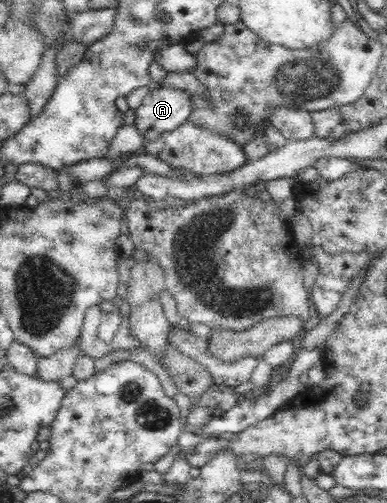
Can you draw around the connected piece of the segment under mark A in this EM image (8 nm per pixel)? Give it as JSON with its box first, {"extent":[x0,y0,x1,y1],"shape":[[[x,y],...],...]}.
{"extent":[134,87,191,145],"shape":[[[172,87],[154,88],[146,94],[141,105],[134,109],[134,126],[138,135],[142,137],[143,145],[147,139],[148,141],[155,141],[163,133],[175,131],[179,125],[187,122],[187,116],[191,109],[188,95],[187,91],[181,91],[179,88],[173,89]]]}

